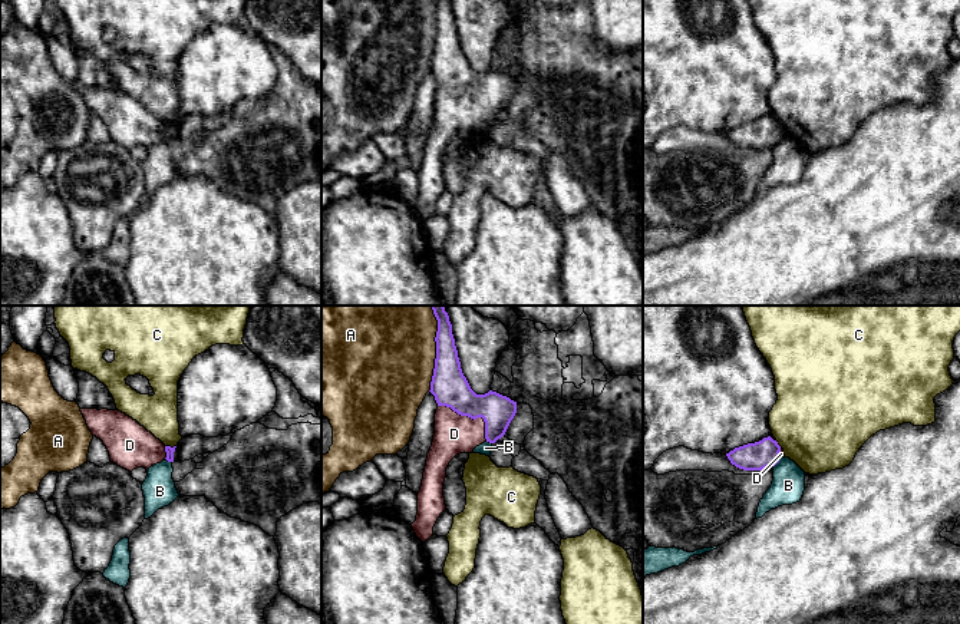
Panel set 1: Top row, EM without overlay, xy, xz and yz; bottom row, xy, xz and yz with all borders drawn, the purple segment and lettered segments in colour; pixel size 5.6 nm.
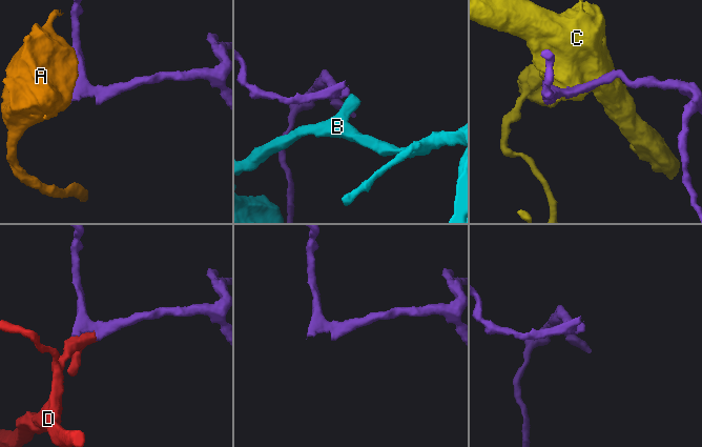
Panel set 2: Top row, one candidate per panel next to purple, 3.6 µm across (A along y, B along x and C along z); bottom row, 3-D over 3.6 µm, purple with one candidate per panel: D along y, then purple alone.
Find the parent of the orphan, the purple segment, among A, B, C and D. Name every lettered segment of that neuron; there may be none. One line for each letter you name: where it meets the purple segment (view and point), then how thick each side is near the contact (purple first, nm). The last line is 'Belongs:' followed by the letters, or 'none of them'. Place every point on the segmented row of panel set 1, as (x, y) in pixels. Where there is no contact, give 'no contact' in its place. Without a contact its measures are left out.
D: xz (471, 418) | 200/220 nm
Belongs: D

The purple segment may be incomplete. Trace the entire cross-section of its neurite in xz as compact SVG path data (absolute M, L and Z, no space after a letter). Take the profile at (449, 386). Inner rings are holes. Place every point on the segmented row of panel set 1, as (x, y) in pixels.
M430 306L438 320L436 359L430 393L438 409L435 435L428 453L422 486L418 492L418 515L412 528L425 542L446 509L443 482L449 462L459 453L472 453L484 442L501 439L517 413L517 402L497 392L476 394L462 373L452 324L443 306Z

